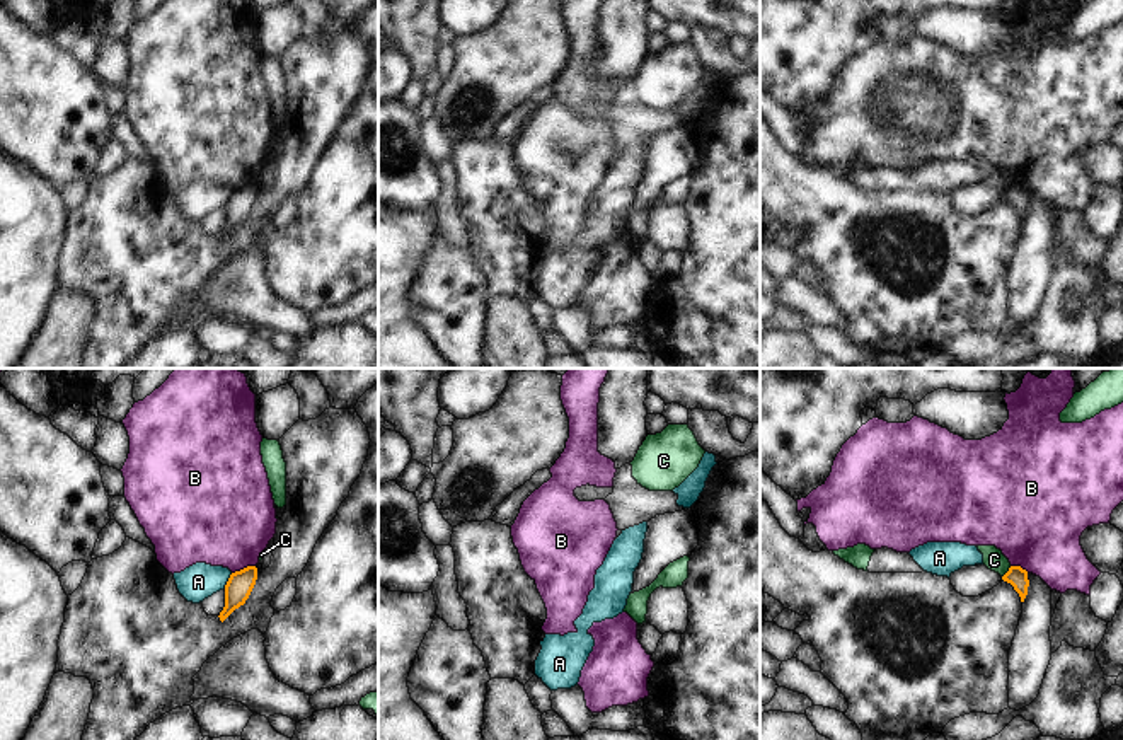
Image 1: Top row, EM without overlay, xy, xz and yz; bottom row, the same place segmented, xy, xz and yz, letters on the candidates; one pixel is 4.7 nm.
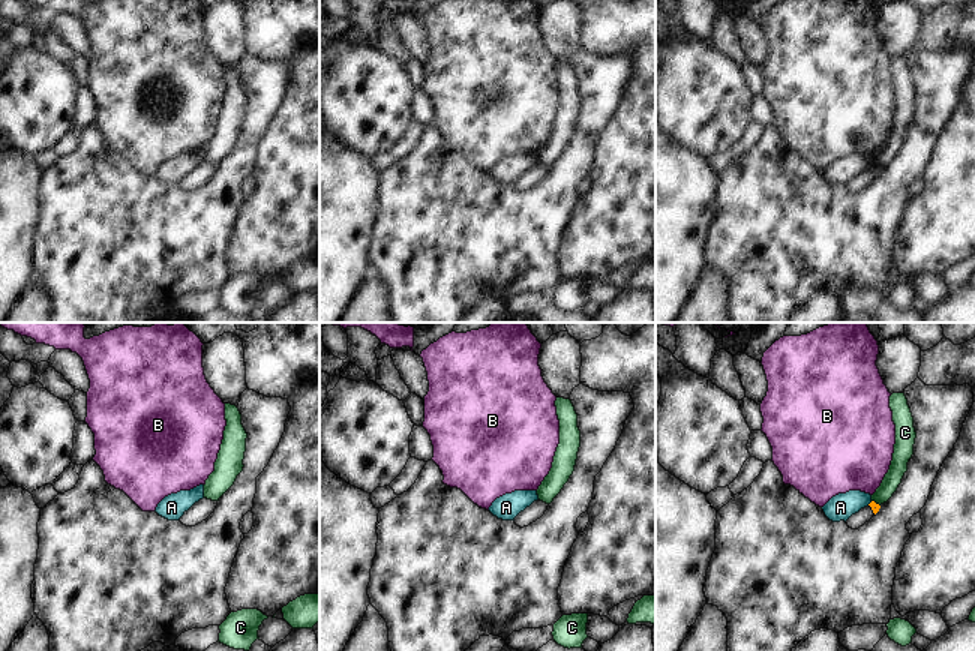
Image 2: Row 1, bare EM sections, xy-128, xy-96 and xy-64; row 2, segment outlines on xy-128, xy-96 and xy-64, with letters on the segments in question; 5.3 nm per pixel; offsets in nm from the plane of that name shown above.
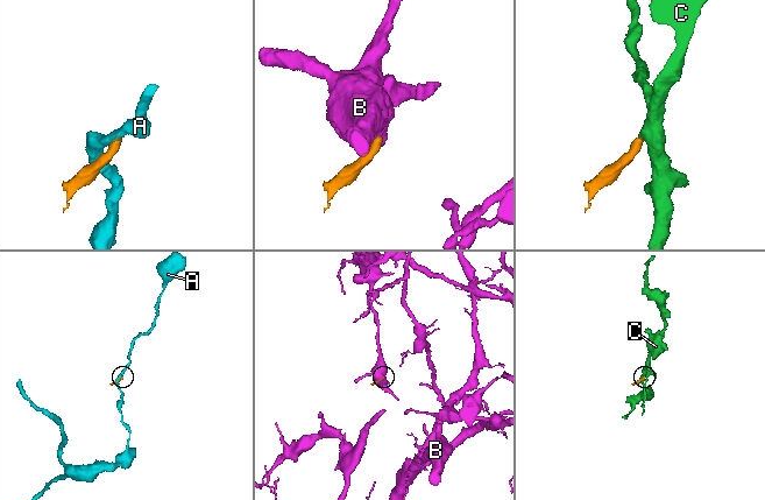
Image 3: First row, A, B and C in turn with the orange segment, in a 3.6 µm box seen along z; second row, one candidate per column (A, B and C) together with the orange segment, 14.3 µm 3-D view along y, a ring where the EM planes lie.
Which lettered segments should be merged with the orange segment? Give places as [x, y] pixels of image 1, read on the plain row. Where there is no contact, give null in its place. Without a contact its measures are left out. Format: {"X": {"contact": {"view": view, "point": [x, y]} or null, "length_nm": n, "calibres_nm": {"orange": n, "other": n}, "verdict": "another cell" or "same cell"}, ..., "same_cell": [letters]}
{"A": {"contact": {"view": "xy", "point": [229, 198]}, "length_nm": 80, "calibres_nm": {"orange": 120, "other": 170}, "verdict": "another cell"}, "B": {"contact": {"view": "xy", "point": [244, 186]}, "length_nm": 120, "calibres_nm": {"orange": 120, "other": 460}, "verdict": "another cell"}, "C": {"contact": {"view": "yz", "point": [1007, 190]}, "length_nm": 70, "calibres_nm": {"orange": 90, "other": 100}, "verdict": "another cell"}, "same_cell": []}

